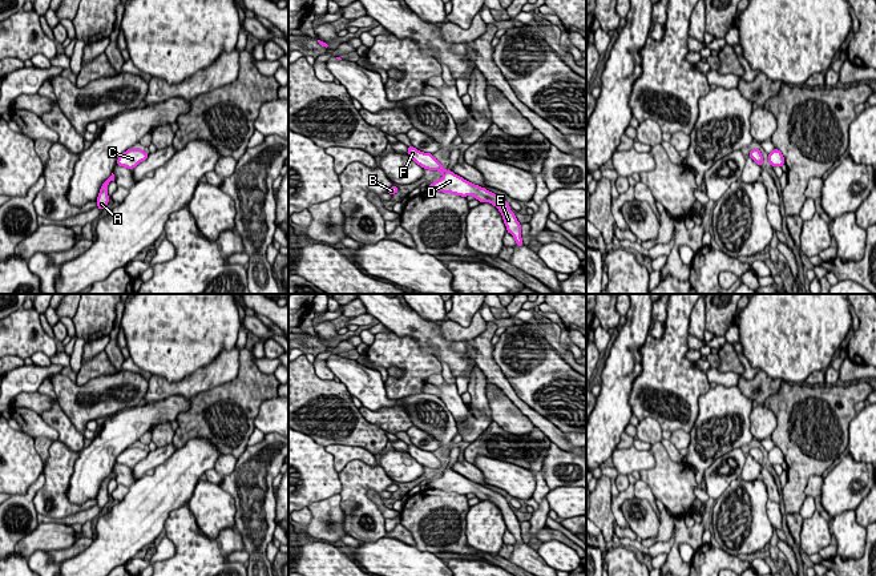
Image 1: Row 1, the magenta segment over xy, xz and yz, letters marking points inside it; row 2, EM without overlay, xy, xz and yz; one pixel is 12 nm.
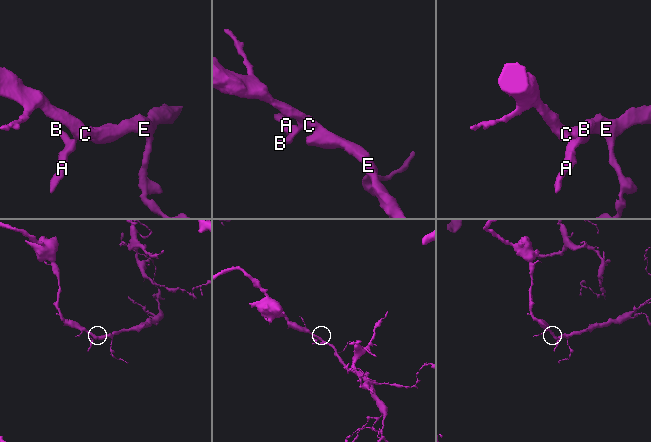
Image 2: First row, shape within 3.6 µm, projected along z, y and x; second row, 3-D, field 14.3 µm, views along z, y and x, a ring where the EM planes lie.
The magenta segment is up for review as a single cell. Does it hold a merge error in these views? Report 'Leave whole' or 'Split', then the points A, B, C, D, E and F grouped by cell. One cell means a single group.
Leave whole. Groups: A B C D E F

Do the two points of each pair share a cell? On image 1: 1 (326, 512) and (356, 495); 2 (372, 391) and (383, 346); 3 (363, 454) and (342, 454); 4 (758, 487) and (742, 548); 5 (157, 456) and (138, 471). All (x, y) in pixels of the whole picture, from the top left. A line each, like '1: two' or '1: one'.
1: two
2: two
3: one
4: one
5: one

